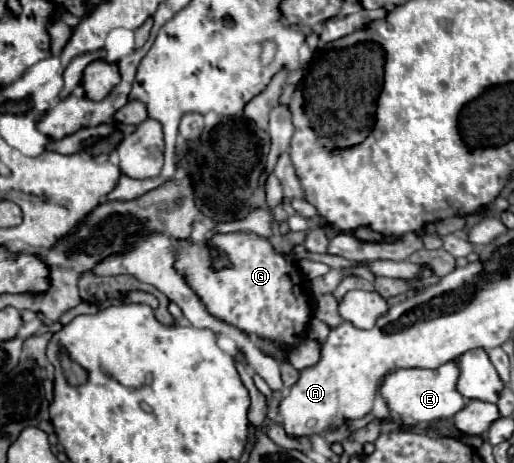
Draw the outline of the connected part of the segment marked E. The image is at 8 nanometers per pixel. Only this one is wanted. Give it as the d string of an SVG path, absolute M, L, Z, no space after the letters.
M455 360L435 370L421 370L421 368L395 370L385 376L379 394L385 398L393 416L415 422L433 422L441 418L451 418L455 416L455 412L465 408L465 398L457 392L457 378L459 378L459 368Z

